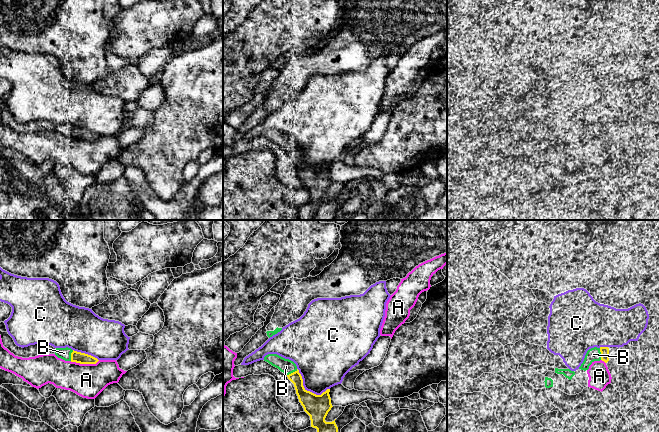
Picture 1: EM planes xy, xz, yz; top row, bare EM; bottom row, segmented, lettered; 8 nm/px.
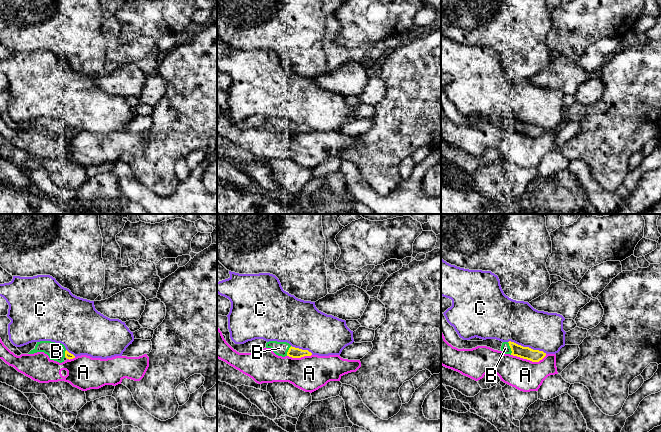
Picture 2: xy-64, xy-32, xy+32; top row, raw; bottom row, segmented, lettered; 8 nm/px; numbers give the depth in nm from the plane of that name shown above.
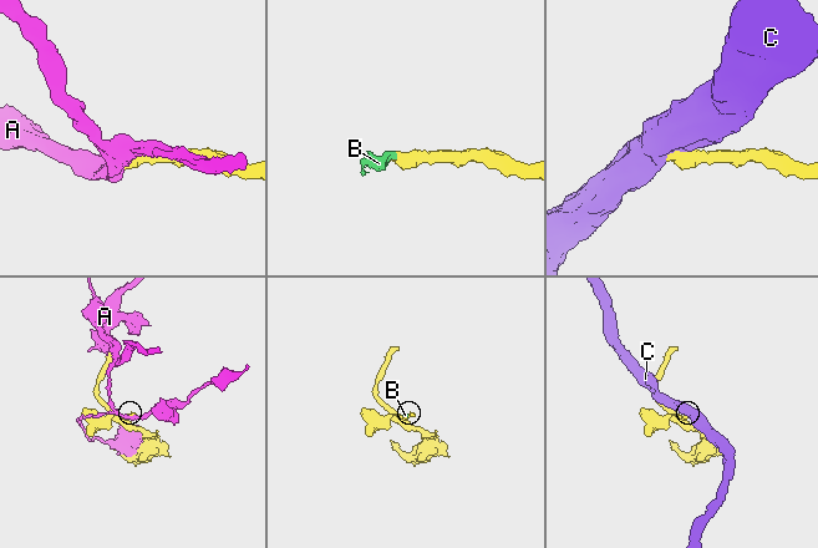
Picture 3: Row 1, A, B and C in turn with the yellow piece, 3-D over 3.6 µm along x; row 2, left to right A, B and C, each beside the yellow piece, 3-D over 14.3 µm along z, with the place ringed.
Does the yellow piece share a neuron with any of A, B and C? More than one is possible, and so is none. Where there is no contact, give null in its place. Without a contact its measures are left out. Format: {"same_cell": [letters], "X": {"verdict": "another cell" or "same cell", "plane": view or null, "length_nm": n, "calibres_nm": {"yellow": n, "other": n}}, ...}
{"same_cell": ["B"], "A": {"verdict": "another cell", "plane": "xy", "length_nm": 240, "calibres_nm": {"yellow": 90, "other": 280}}, "B": {"verdict": "same cell", "plane": "yz", "length_nm": 100, "calibres_nm": {"yellow": 70, "other": 110}}, "C": {"verdict": "another cell", "plane": "xz", "length_nm": 320, "calibres_nm": {"yellow": 190, "other": 380}}}

